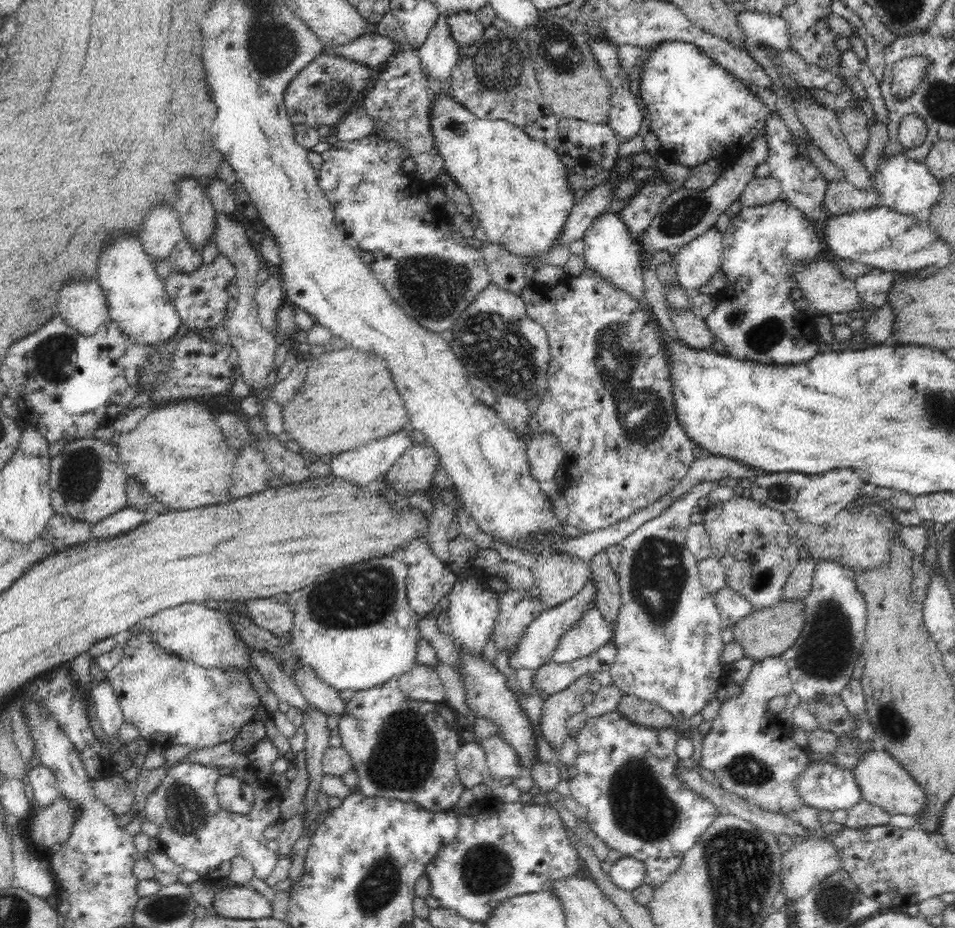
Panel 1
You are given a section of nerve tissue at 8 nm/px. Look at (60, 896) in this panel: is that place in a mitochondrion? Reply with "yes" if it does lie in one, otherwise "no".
no

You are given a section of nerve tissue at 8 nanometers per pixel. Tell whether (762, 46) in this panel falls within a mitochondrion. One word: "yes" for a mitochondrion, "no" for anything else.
no

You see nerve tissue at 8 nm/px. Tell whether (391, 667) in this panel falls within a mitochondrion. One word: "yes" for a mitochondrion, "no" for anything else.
no

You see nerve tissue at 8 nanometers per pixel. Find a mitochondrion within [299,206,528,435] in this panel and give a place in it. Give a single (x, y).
(432, 288)

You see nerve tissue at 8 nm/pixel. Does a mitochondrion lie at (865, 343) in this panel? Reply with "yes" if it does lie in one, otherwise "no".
no

